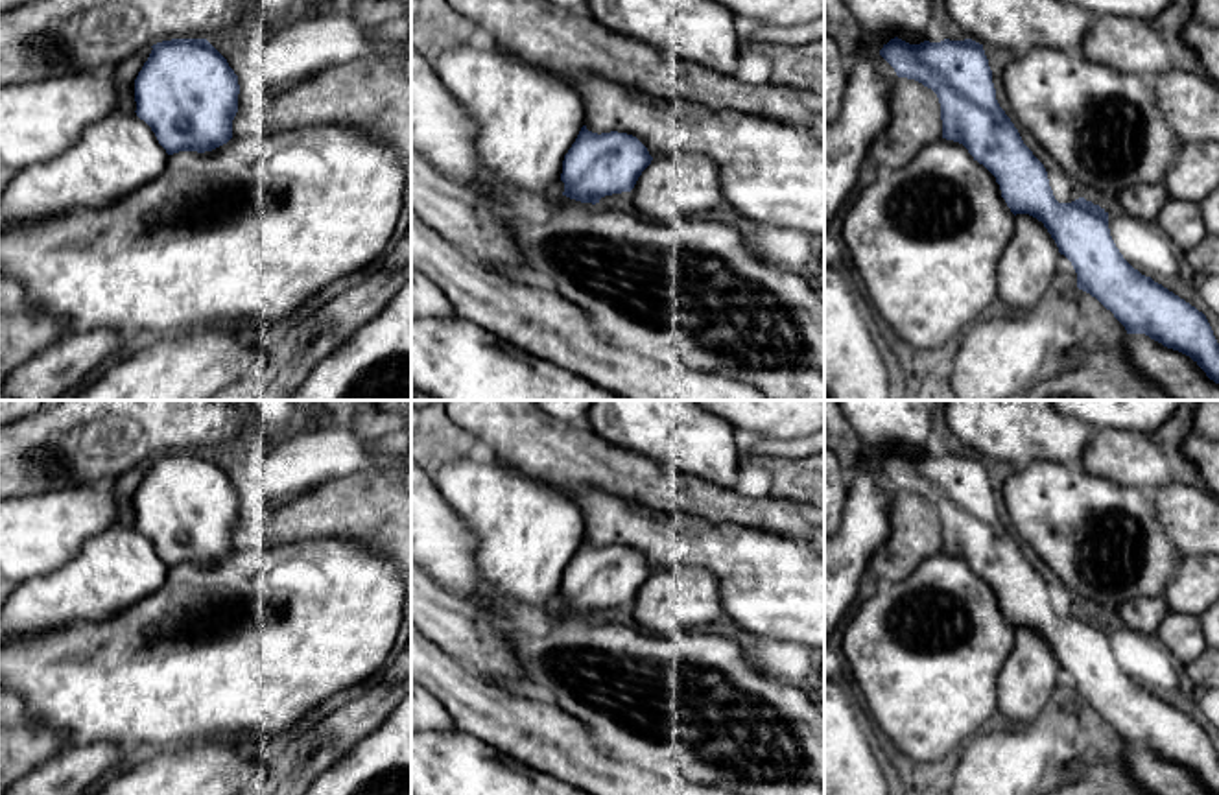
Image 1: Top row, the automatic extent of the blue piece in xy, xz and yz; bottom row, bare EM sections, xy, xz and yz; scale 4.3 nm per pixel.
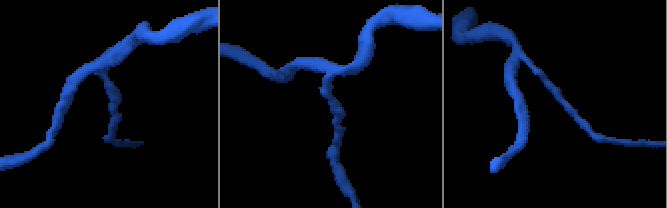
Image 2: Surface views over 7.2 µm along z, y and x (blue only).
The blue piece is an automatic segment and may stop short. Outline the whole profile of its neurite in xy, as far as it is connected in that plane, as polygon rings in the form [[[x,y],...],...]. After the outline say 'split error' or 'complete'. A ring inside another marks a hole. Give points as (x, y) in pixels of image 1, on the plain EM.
[[[172,452],[151,459],[135,492],[136,529],[155,546],[168,568],[212,564],[232,552],[238,526],[238,489],[207,452]]]; complete

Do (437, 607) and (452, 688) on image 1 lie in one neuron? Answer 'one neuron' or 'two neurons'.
one neuron

